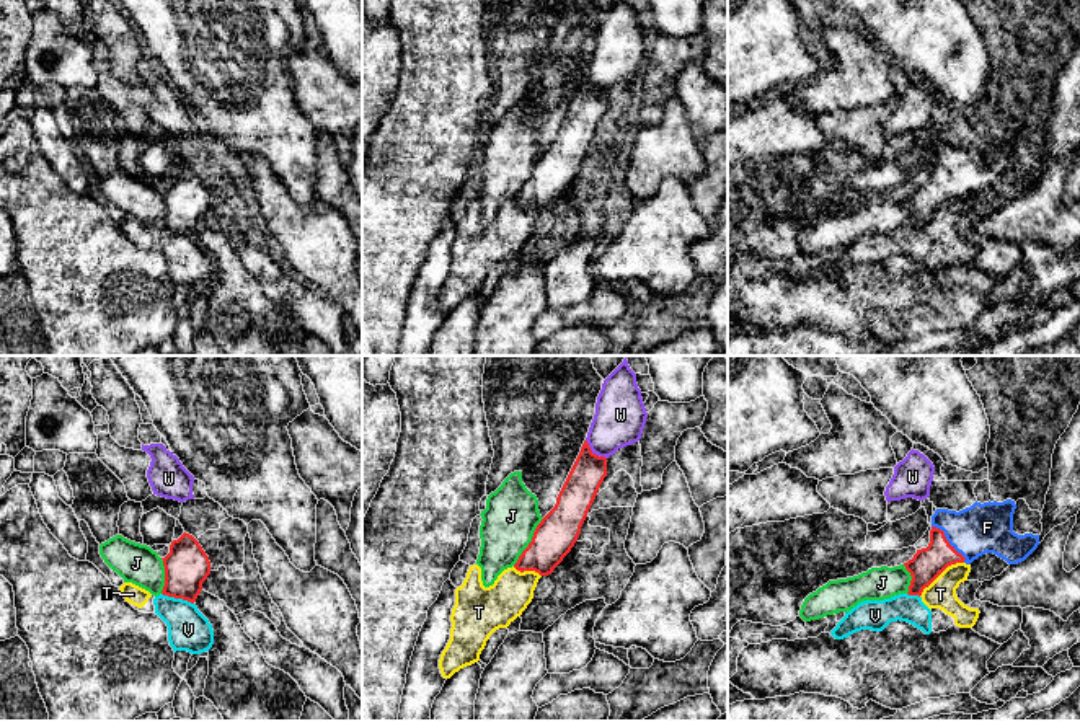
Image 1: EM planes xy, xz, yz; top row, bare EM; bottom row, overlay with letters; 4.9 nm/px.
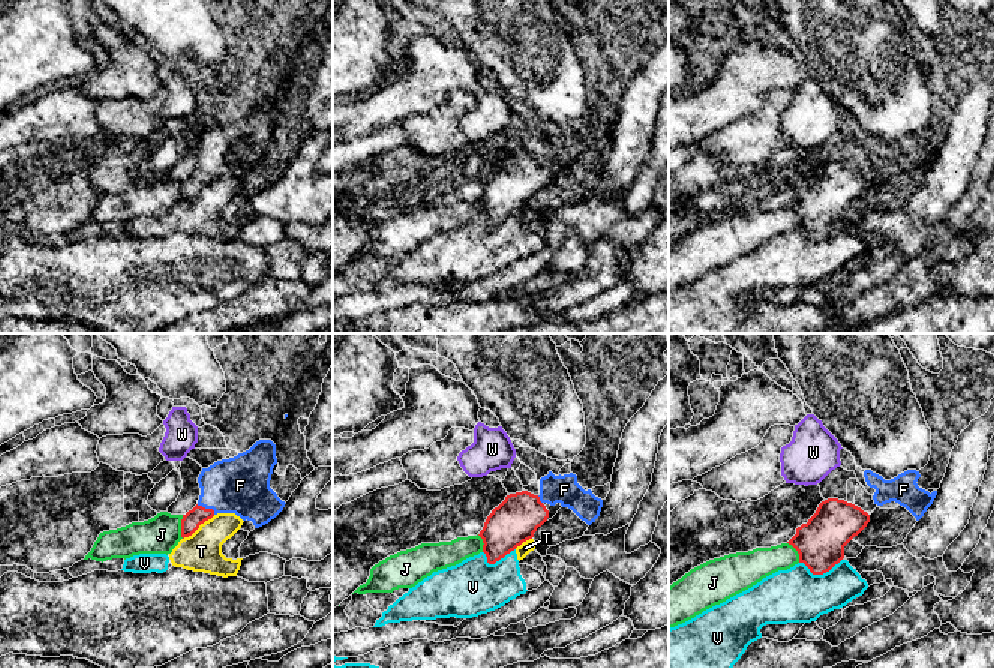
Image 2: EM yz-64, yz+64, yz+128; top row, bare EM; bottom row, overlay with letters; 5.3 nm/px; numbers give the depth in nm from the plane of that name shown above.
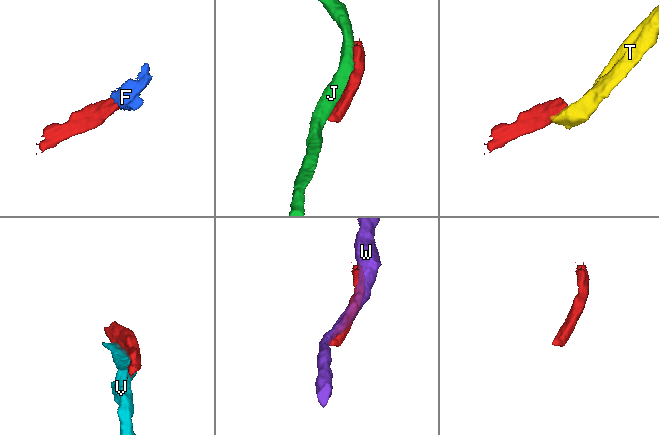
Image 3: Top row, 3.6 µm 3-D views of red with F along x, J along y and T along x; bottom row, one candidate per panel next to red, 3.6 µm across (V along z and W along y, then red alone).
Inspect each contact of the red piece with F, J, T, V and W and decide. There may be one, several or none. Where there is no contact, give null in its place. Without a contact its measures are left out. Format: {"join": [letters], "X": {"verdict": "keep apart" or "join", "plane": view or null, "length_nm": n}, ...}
{"join": ["F"], "F": {"verdict": "join", "plane": "yz", "length_nm": 240}, "J": {"verdict": "keep apart", "plane": "xz", "length_nm": 280}, "T": {"verdict": "keep apart", "plane": "yz", "length_nm": 280}, "V": {"verdict": "keep apart", "plane": "xy", "length_nm": 170}, "W": {"verdict": "keep apart", "plane": "xz", "length_nm": 140}}

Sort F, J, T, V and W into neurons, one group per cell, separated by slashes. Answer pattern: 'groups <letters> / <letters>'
groups F / J / T V / W

